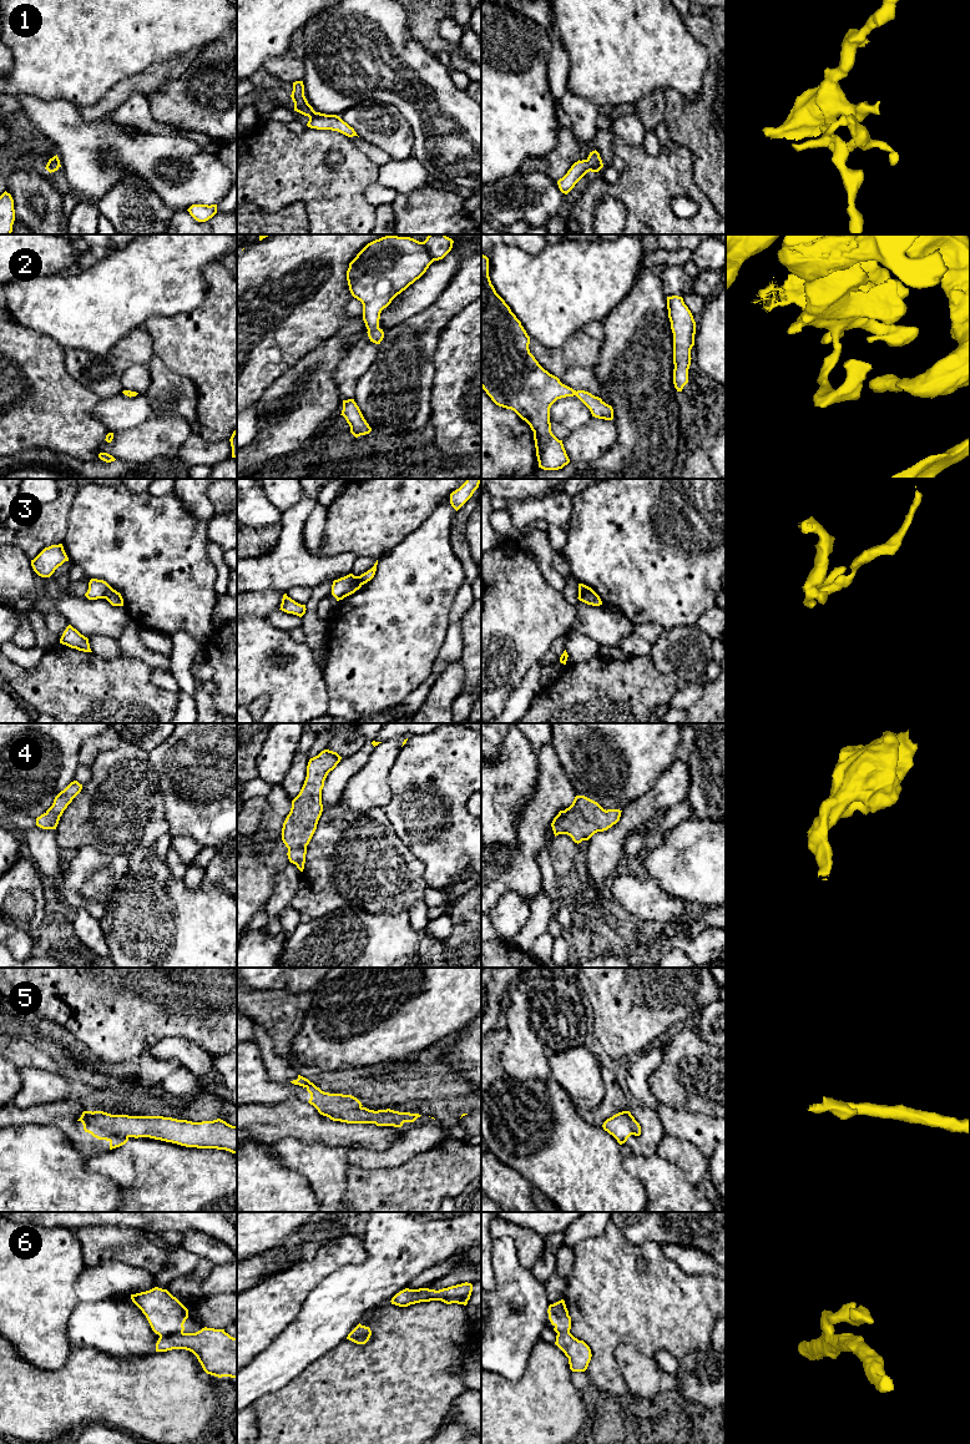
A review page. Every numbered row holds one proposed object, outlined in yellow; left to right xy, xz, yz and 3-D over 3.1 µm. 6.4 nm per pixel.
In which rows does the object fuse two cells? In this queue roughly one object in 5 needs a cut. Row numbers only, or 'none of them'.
3, 6

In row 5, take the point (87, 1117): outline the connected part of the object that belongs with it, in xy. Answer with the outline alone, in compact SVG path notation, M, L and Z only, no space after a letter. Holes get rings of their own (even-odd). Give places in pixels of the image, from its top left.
M84 1111L77 1120L85 1132L110 1142L110 1150L125 1145L130 1137L150 1137L186 1147L226 1150L237 1155L237 1126L217 1119L192 1122L163 1116L111 1115Z

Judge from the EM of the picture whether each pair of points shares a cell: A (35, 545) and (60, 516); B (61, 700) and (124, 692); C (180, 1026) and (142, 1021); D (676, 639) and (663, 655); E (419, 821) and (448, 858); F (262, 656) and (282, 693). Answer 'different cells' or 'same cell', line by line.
A: same cell
B: same cell
C: same cell
D: same cell
E: same cell
F: same cell

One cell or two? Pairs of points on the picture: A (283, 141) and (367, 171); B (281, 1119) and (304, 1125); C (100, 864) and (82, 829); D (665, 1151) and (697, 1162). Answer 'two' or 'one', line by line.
A: one
B: one
C: two
D: one

